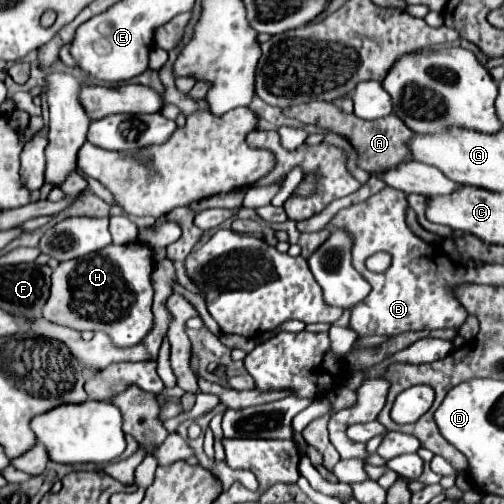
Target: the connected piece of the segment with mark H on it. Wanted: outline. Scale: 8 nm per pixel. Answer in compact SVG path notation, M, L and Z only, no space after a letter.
M131 242L131 244L109 244L103 250L97 250L85 258L75 258L61 262L53 274L51 274L51 296L43 308L43 318L61 326L69 326L73 330L101 330L111 336L111 340L121 346L135 346L139 344L145 334L153 326L153 284L151 284L151 272L153 272L153 252L143 242Z

